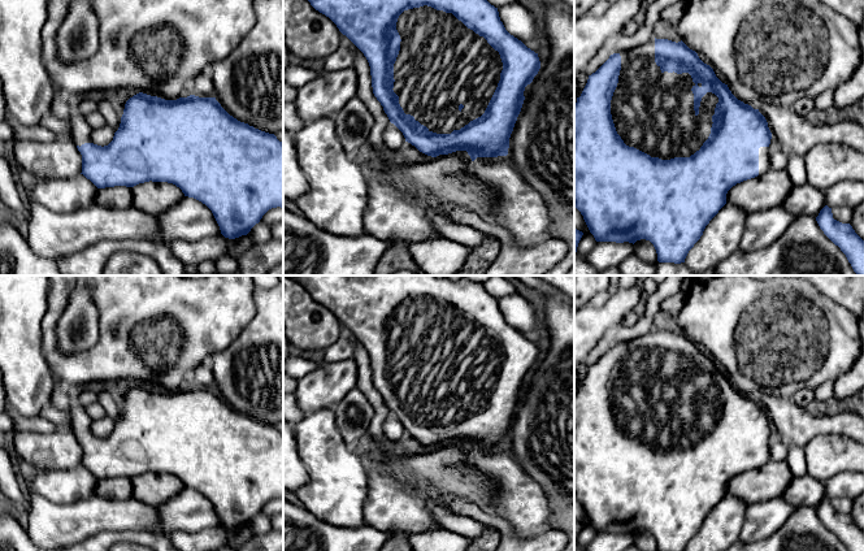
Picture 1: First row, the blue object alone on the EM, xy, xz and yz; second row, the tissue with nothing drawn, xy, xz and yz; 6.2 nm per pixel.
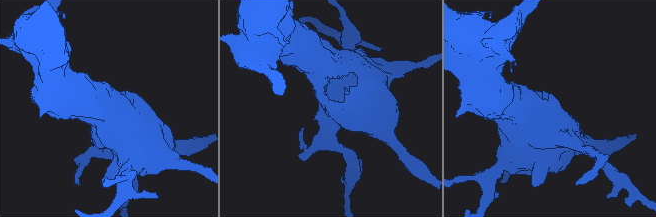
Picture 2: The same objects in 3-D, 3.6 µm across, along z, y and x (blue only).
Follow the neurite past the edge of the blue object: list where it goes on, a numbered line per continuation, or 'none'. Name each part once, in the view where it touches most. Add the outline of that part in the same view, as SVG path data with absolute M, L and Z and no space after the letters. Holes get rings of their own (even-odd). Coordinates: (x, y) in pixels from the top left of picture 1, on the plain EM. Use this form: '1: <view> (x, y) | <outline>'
1: yz (654, 403) | M655 329L647 334L631 339L629 342L620 343L621 361L618 366L618 374L611 391L611 405L617 425L624 434L629 438L634 438L651 448L659 448L661 451L670 451L674 448L690 448L700 441L703 434L708 430L712 418L712 407L715 405L718 389L707 383L700 392L699 405L694 402L694 385L691 379L695 377L689 364L668 364L661 363L660 357L655 353Z

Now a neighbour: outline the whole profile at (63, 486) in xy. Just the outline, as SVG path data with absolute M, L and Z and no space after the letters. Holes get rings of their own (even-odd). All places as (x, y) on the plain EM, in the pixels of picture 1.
M78 465L71 469L38 470L30 489L53 503L69 504L94 496L97 481L90 470Z

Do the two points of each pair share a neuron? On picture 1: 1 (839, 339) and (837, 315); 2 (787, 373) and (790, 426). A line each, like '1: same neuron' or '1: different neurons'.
1: same neuron
2: different neurons

